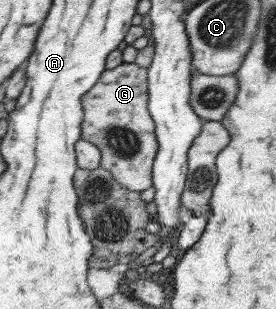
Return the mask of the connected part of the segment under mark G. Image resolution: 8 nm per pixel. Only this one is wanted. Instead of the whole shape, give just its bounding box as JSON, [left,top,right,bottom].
[82,62,159,192]

